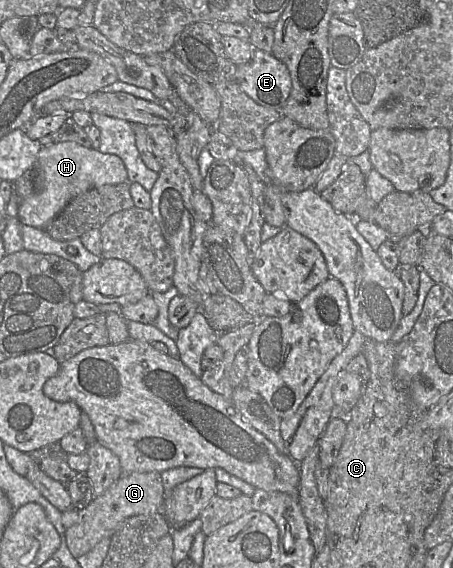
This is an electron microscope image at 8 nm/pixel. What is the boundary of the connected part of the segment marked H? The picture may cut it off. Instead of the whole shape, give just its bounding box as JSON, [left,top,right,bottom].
[18,141,128,230]

